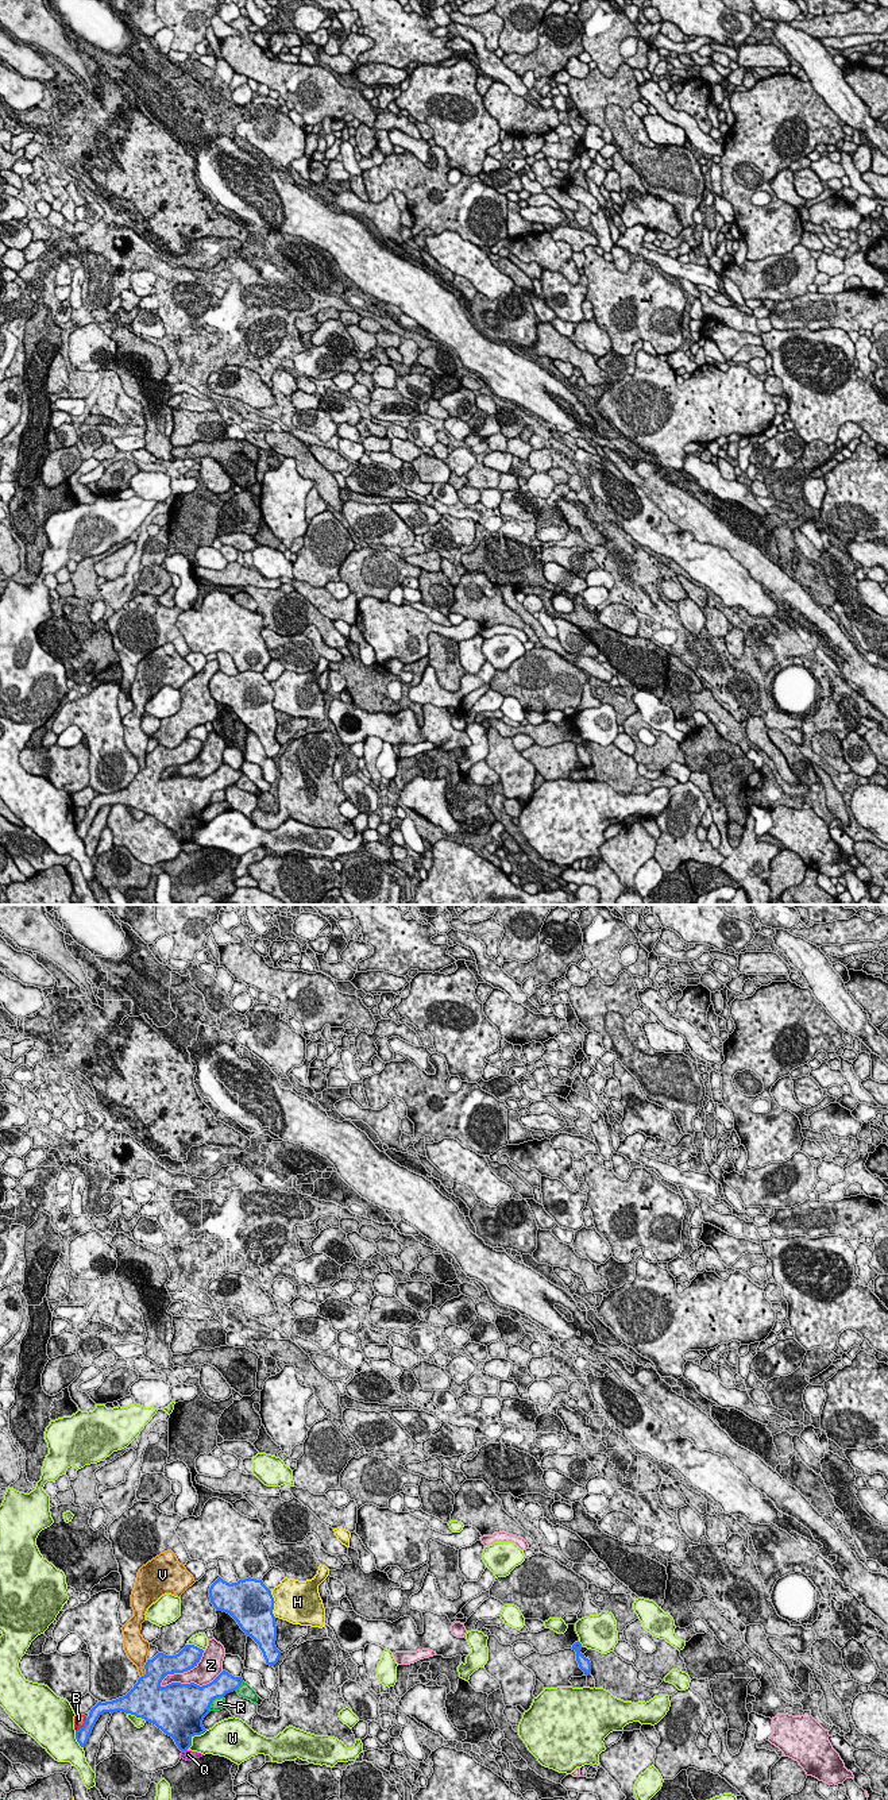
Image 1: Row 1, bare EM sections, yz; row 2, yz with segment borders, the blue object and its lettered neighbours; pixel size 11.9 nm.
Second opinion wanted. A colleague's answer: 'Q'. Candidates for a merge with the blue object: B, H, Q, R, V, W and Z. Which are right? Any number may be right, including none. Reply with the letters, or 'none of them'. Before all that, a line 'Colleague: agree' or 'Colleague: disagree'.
Colleague: disagree
none of them

